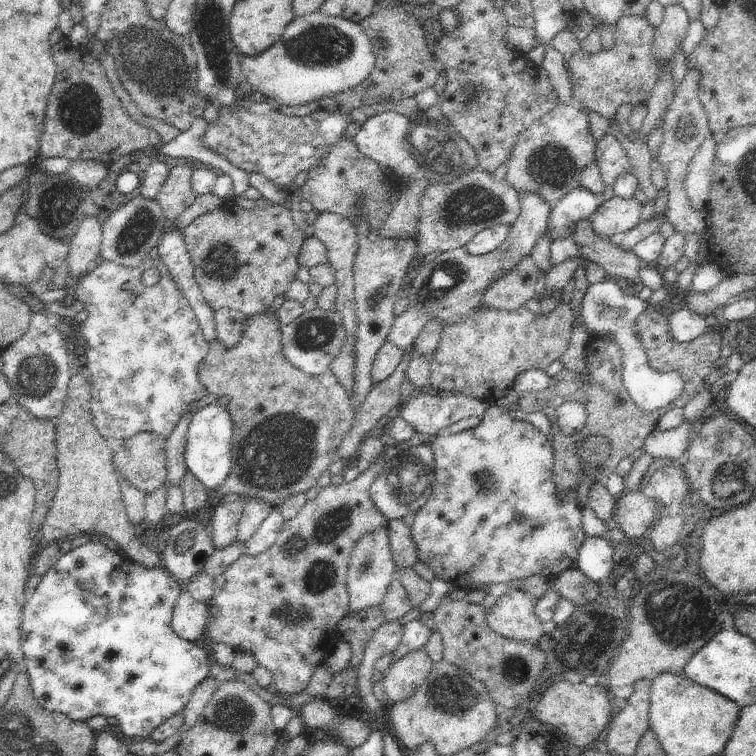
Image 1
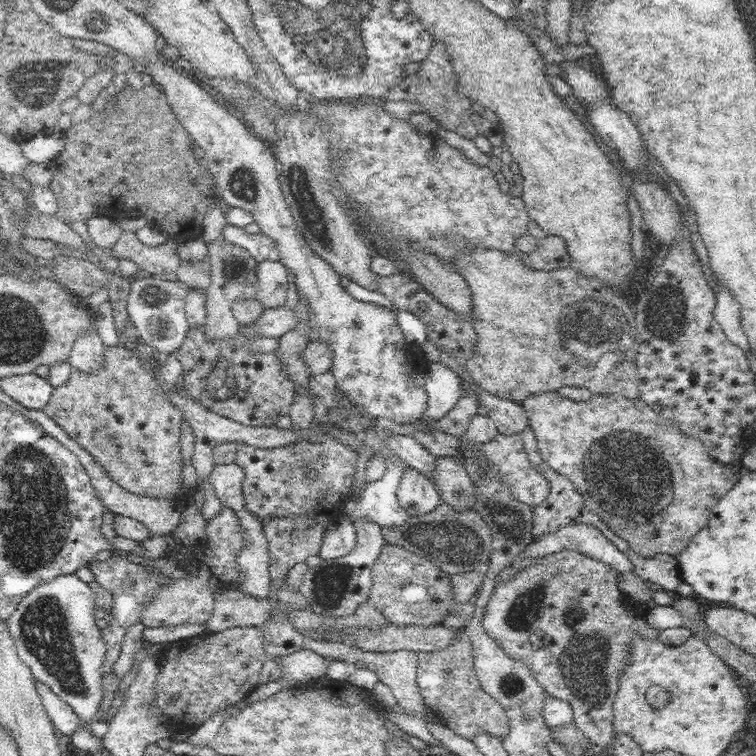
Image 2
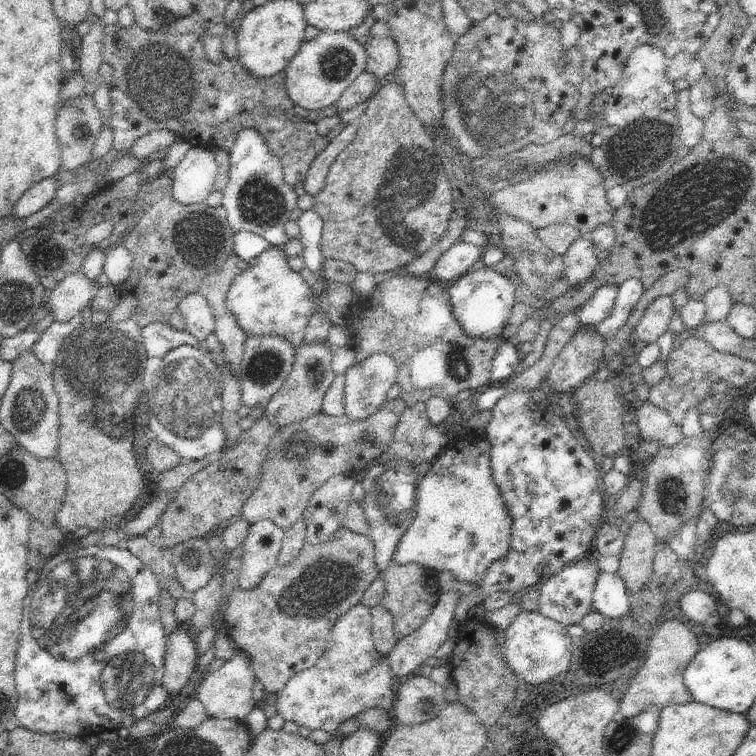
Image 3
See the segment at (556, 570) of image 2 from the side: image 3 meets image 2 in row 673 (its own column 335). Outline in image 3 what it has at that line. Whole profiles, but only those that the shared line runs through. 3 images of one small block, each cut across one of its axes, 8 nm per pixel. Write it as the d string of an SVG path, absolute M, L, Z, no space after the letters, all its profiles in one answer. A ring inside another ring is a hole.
M346 527L340 528L340 530L334 532L332 538L324 544L316 544L316 546L312 546L312 544L305 542L302 545L298 556L296 556L296 560L292 560L292 564L282 564L282 568L276 566L272 567L260 581L260 584L256 585L252 590L240 588L234 590L232 594L228 596L228 609L226 616L223 618L223 628L226 630L228 636L234 640L234 644L236 644L238 650L242 650L244 654L248 654L249 659L252 660L255 679L261 682L264 686L263 690L266 697L276 692L280 692L280 690L286 686L286 682L288 682L294 674L298 674L298 672L314 666L314 664L319 661L320 656L322 656L322 653L325 651L328 639L330 638L330 631L336 620L338 620L338 618L345 612L348 612L353 606L356 606L361 602L364 593L368 590L368 586L370 586L379 575L378 569L376 568L377 564L375 558L376 547L368 534L354 534L352 530L348 530Z

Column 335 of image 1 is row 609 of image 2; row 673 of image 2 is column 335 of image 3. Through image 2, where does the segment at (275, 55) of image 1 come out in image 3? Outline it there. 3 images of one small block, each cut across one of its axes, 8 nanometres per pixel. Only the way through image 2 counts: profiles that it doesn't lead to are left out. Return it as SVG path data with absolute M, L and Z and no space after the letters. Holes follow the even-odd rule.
M321 30L312 40L305 40L285 68L284 86L290 100L306 110L322 110L334 105L344 90L364 72L367 50L354 38L354 32L328 32Z

